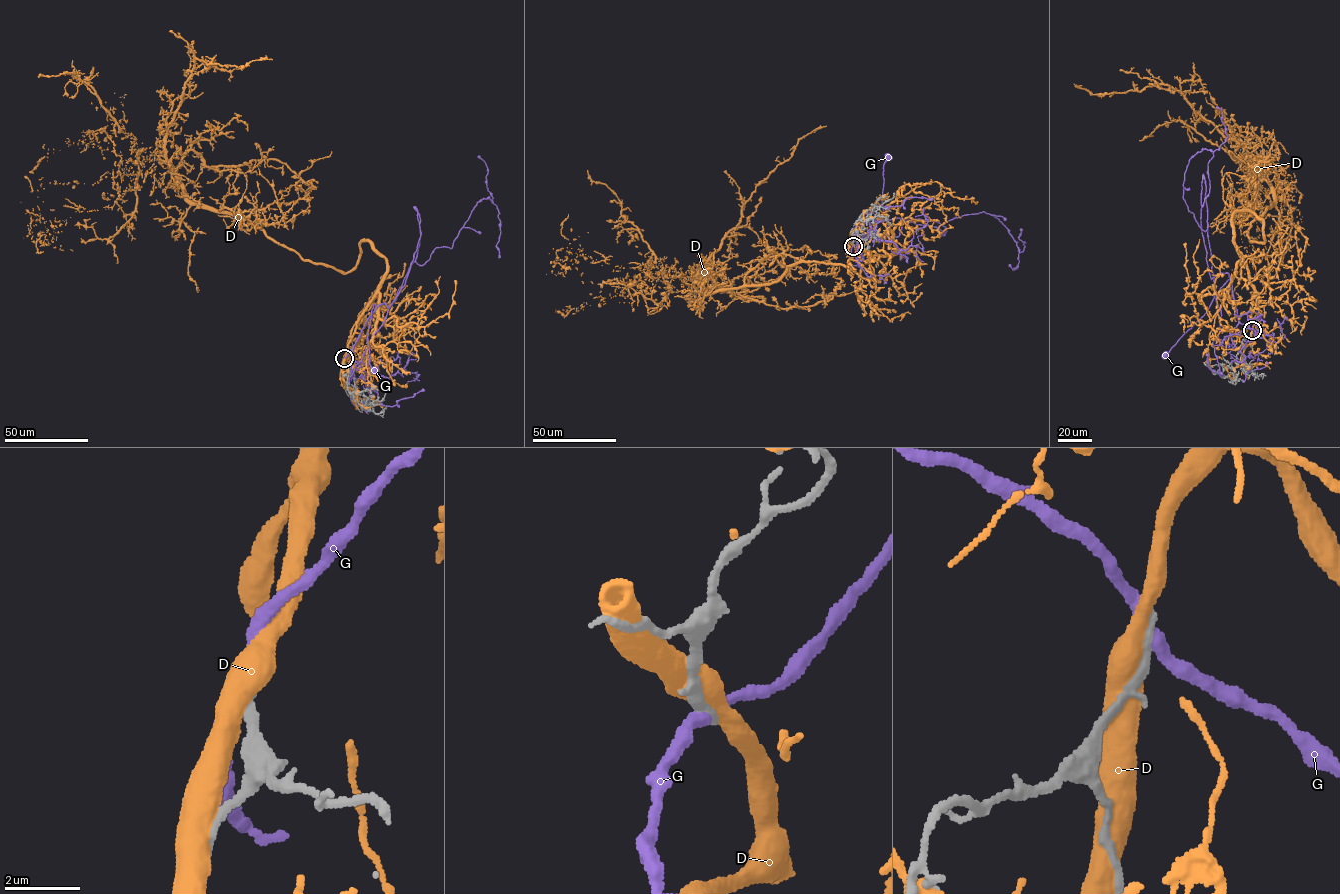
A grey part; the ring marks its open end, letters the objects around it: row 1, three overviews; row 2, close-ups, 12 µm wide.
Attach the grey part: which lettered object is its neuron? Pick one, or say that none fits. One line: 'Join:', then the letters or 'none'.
Join: none

